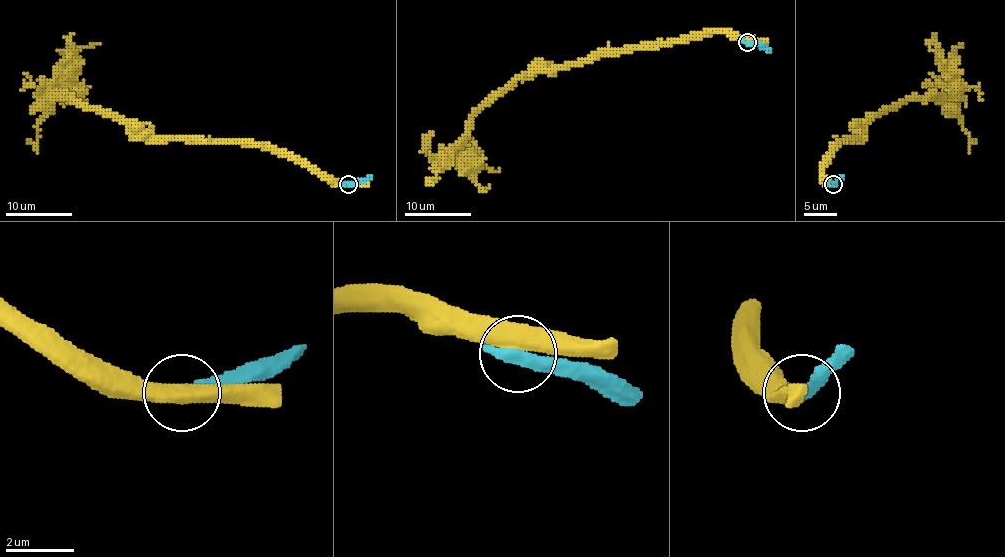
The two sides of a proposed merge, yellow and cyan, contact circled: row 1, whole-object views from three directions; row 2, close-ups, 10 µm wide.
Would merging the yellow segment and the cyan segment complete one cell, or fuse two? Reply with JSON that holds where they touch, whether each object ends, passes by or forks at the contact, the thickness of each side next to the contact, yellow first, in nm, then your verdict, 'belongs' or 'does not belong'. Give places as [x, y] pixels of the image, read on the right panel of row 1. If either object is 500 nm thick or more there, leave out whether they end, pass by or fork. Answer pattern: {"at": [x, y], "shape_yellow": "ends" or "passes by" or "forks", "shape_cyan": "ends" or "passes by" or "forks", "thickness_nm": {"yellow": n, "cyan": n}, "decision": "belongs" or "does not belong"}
{"at": [833, 184], "thickness_nm": {"yellow": 500, "cyan": 480}, "decision": "does not belong"}

